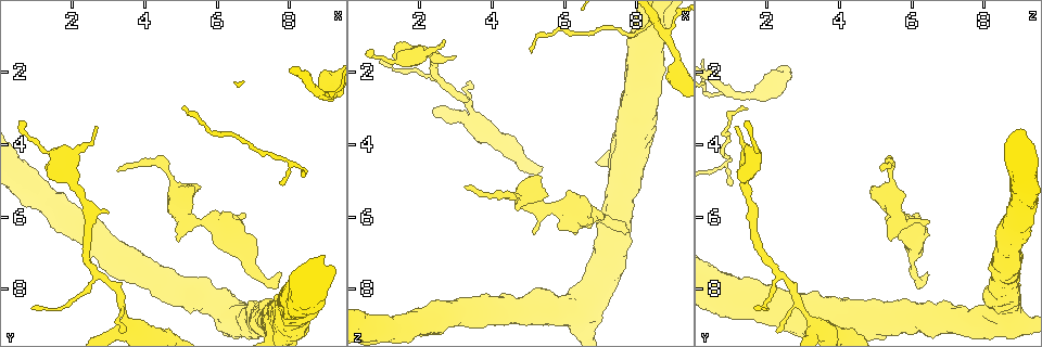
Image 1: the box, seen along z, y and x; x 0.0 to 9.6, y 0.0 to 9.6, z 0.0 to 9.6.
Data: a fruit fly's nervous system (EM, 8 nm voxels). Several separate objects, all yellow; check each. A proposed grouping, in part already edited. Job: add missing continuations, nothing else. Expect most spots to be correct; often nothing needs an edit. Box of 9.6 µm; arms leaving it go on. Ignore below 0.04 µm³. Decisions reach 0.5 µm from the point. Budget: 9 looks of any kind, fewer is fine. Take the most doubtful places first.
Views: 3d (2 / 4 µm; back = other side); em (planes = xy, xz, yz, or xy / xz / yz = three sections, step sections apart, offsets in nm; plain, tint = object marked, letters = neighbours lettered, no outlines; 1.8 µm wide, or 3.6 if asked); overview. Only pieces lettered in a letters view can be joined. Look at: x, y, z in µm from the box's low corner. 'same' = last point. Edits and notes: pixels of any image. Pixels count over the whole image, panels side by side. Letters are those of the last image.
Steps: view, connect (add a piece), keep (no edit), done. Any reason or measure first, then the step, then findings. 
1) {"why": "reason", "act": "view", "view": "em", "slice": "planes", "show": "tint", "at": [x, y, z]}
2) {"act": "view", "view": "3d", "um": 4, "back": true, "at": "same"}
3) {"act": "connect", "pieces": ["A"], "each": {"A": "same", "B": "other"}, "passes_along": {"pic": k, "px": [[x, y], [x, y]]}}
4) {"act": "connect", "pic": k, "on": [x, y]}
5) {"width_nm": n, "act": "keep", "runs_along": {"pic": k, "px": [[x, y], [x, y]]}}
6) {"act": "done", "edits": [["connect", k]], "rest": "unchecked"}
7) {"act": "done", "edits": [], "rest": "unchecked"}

{"why": "an open end", "act": "view", "view": "3d", "um": 2, "at": [3.35, 4.70, 5.10]}

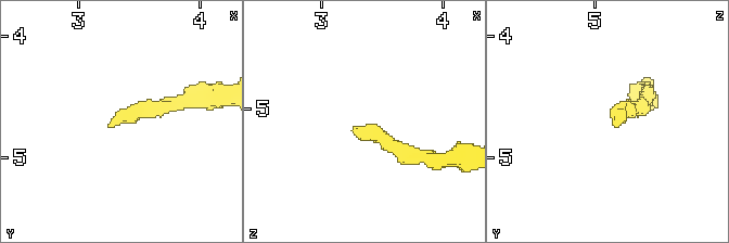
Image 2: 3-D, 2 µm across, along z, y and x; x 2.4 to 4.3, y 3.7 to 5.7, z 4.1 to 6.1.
{"why": "now the EM", "act": "view", "view": "em", "slice": "planes", "show": "letters", "at": [3.28, 4.72, 5.16]}

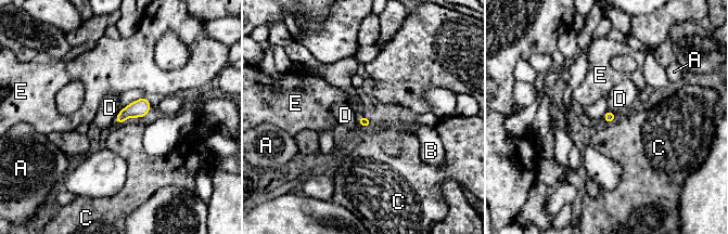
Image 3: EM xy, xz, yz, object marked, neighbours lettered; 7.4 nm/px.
{"act": "keep", "each": {"A": "other", "B": "other", "C": "other", "D": "other", "E": "other"}, "border": {"pic": 3, "px": [[119, 112], [114, 122]]}, "found": "none of them fits"}

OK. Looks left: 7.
{"why": "an open end", "act": "view", "view": "3d", "um": 2, "at": [5.20, 5.75, 5.20]}

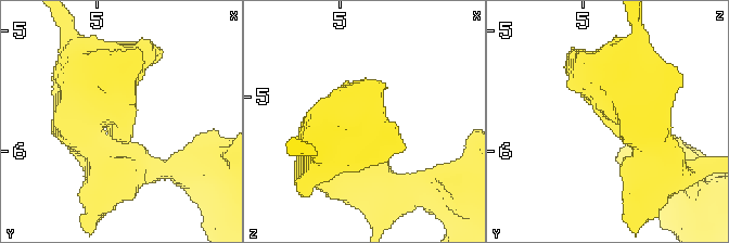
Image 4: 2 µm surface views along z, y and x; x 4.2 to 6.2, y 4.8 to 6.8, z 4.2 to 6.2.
{"act": "view", "view": "em", "slice": "planes", "show": "plain", "at": [5.26, 5.68, 5.16]}

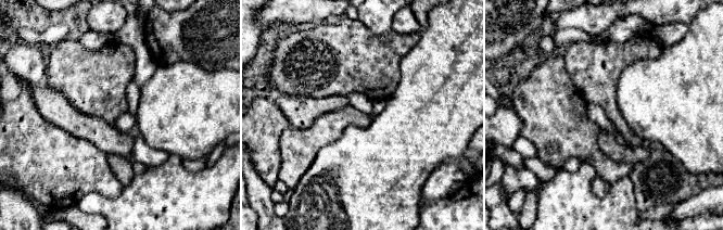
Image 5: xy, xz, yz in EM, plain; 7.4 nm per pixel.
{"act": "view", "view": "em", "slice": "planes", "show": "letters", "at": "same"}

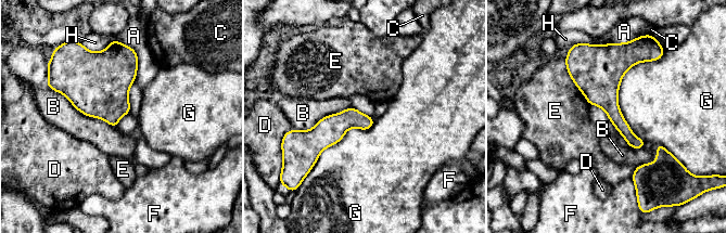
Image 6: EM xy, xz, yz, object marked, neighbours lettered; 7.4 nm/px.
{"longest_contact_nm": ["G", 650], "act": "keep", "each": {"A": "other", "B": "other", "C": "other", "D": "other", "E": "other", "F": "other", "G": "other", "H": "other"}, "border": {"pic": 6, "px": [[659, 60], [618, 92], [646, 143]]}, "found": "none of them fits"}

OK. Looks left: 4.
{"why": "free end", "act": "view", "view": "3d", "um": 2, "at": [7.80, 7.50, 6.50]}

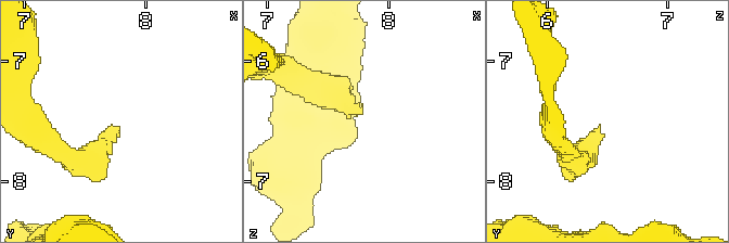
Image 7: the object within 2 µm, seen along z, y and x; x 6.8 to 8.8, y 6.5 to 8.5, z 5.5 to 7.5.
{"act": "view", "view": "em", "slice": "planes", "show": "letters", "at": [7.76, 7.56, 6.44]}

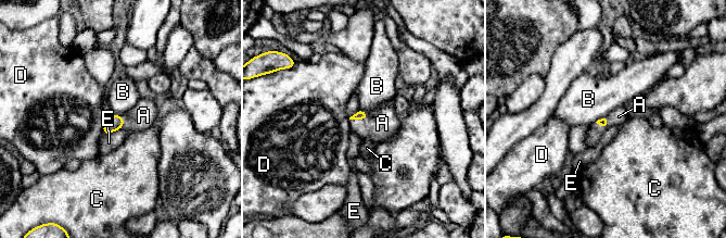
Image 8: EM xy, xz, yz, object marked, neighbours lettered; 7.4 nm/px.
{"longest_contact_nm": ["E", 160], "act": "connect", "pieces": ["A"], "each": {"A": "same", "B": "other", "C": "other", "D": "other", "E": "other"}, "passes_along": {"pic": 8, "px": [[359, 114], [360, 118], [382, 123]]}, "found": "it goes on there"}

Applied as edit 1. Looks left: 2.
{"why": "an open end", "act": "view", "view": "3d", "um": 4, "at": [2.65, 3.45, 1.10]}

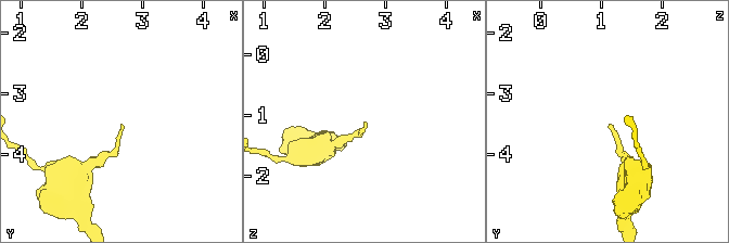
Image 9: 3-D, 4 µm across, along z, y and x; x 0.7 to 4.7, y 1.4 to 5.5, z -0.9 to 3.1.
{"act": "view", "view": "em", "slice": "planes", "show": "letters", "at": [2.65, 3.45, 1.15]}

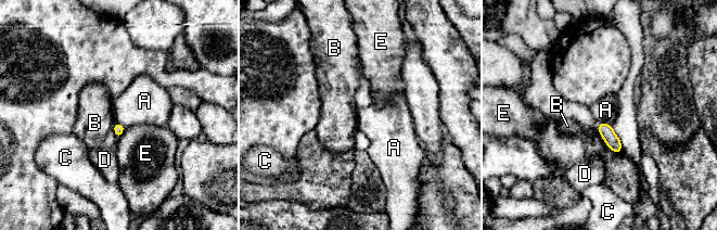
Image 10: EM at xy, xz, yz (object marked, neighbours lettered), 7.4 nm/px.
{"width_nm": 80, "act": "keep", "each": {"A": "other", "B": "other", "C": "other", "D": "other", "E": "other"}, "border": {"pic": 10, "px": [[600, 122], [605, 122], [611, 126]]}, "found": "none of them fits"}

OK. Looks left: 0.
{"act": "done", "edits": [["connect", 8]], "rest": "unchecked"}

